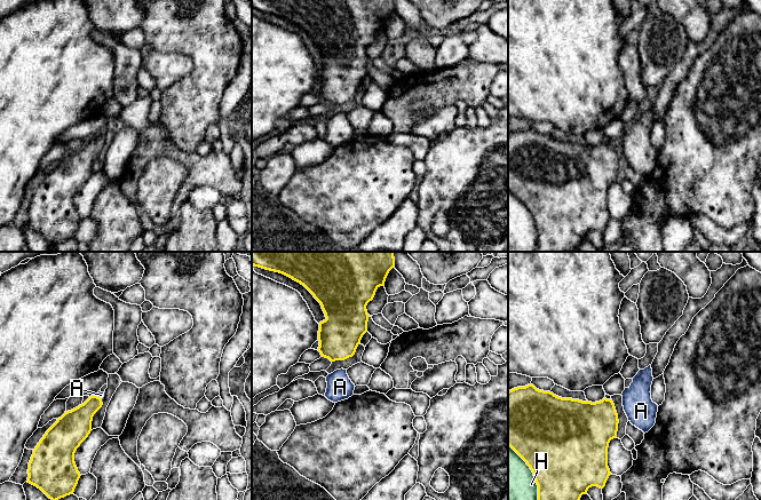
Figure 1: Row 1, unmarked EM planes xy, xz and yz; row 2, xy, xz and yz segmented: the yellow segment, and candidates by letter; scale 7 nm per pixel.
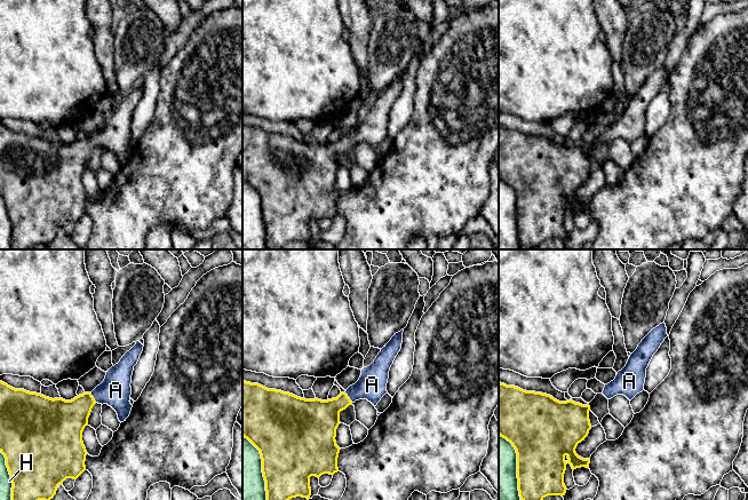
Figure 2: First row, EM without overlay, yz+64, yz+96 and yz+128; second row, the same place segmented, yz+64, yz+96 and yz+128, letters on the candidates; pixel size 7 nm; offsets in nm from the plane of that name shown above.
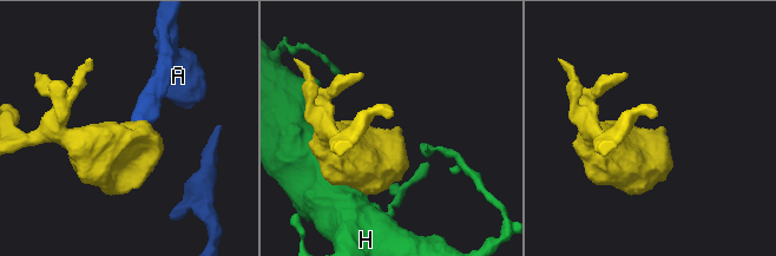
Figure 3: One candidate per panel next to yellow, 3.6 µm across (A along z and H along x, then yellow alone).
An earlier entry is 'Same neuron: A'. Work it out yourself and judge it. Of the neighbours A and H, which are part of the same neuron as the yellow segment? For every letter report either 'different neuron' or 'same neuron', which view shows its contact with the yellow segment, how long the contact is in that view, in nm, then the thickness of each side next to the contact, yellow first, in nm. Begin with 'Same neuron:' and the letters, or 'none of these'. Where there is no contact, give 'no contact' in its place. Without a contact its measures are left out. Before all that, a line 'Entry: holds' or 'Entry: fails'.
Entry: holds
Same neuron: A
A: same neuron; meets yellow in xy; contact 70 nm long; 220 nm thick on the yellow side, 50 nm on the other
H: different neuron; meets yellow in yz; contact 480 nm long; 500 nm thick on the yellow side, 420 nm on the other

